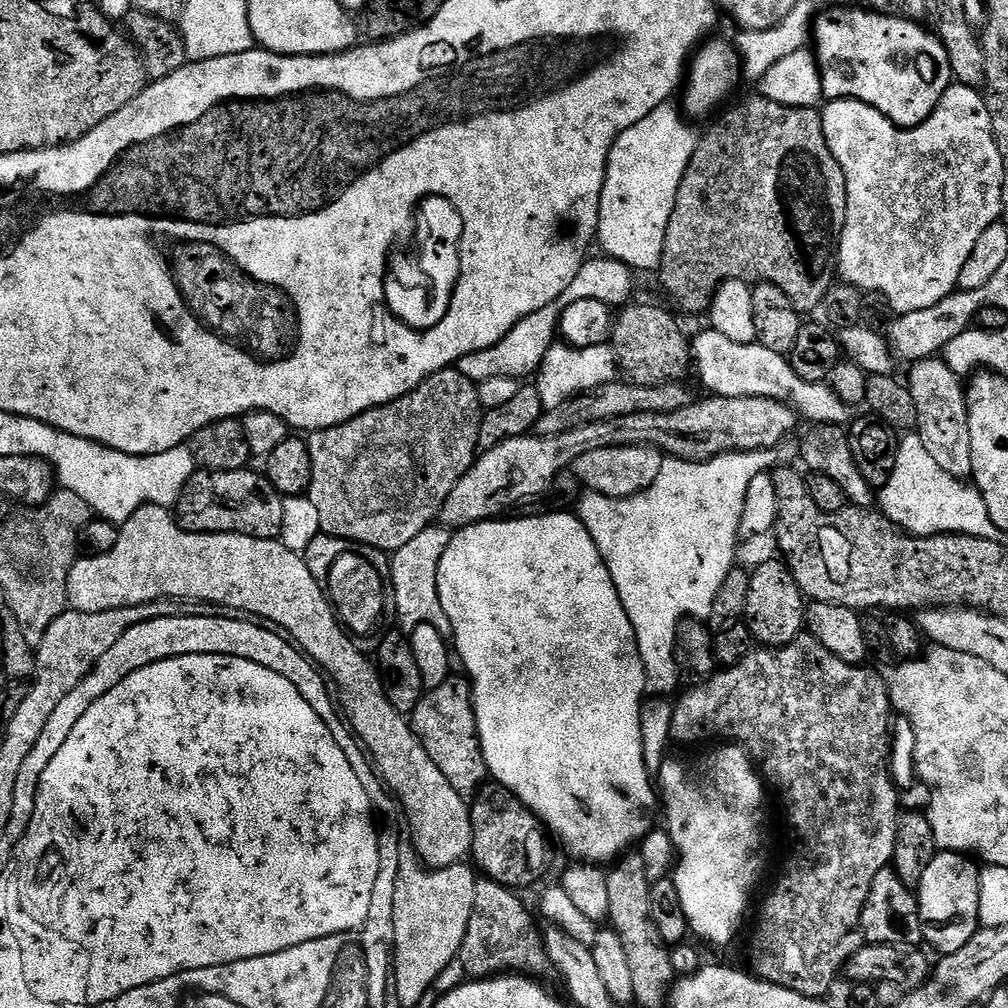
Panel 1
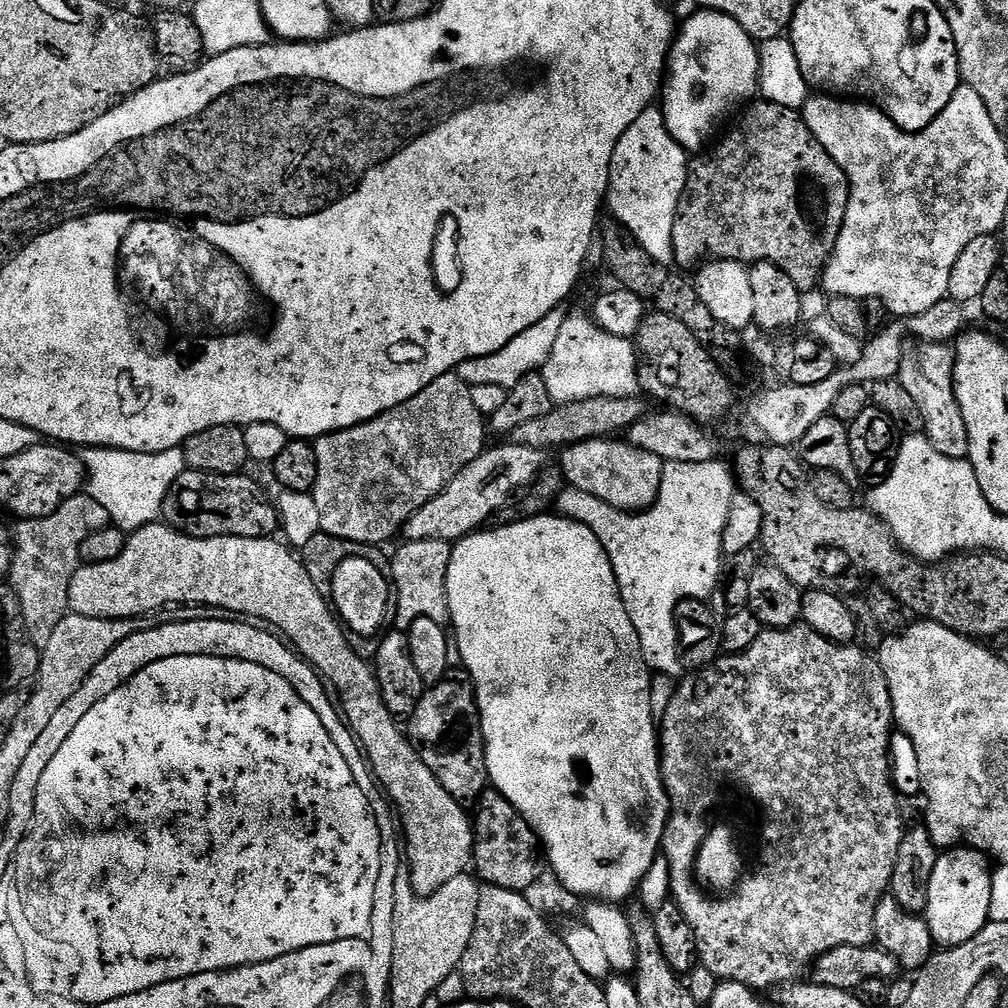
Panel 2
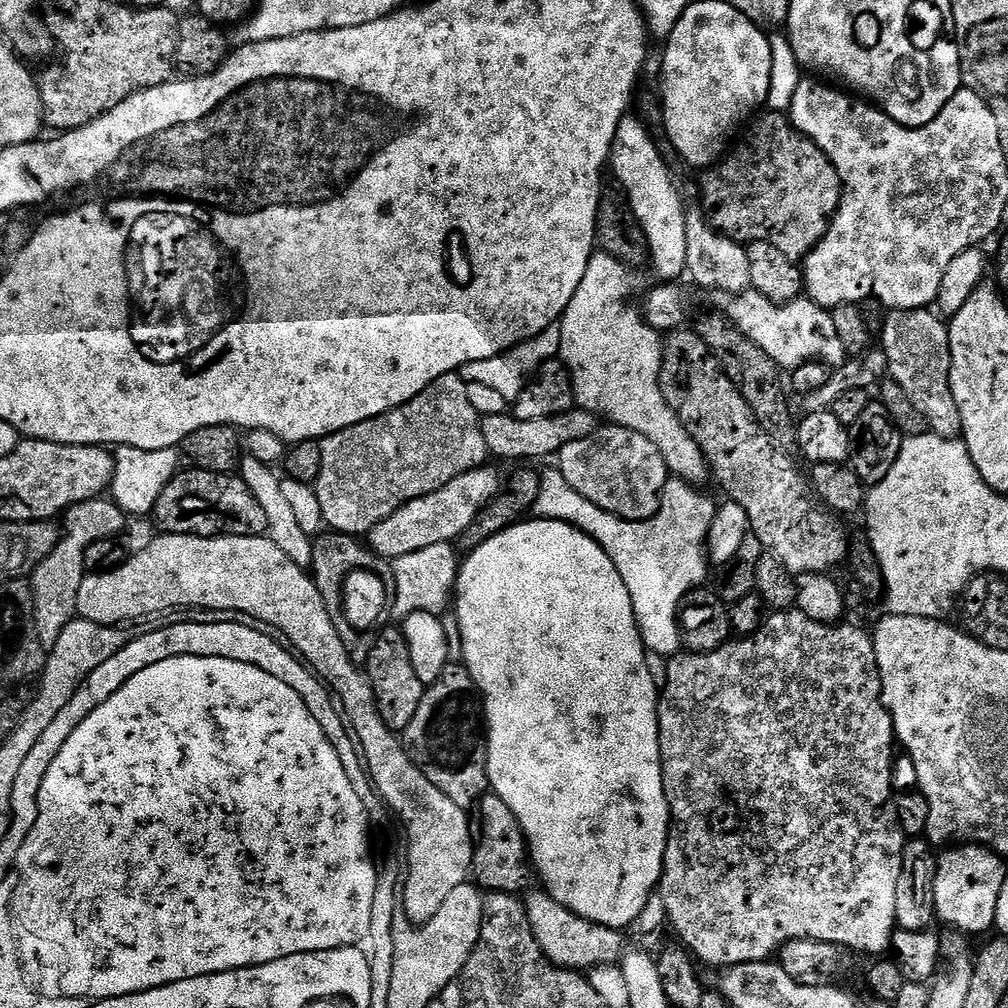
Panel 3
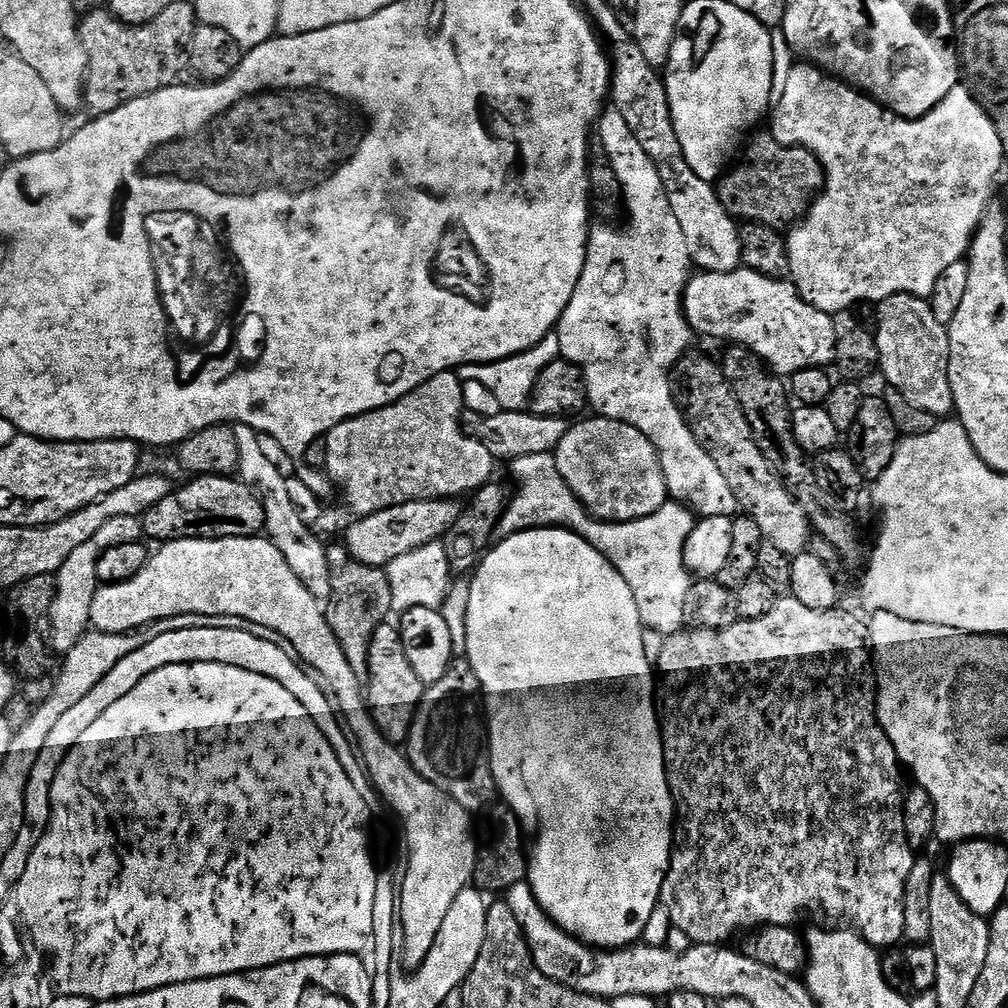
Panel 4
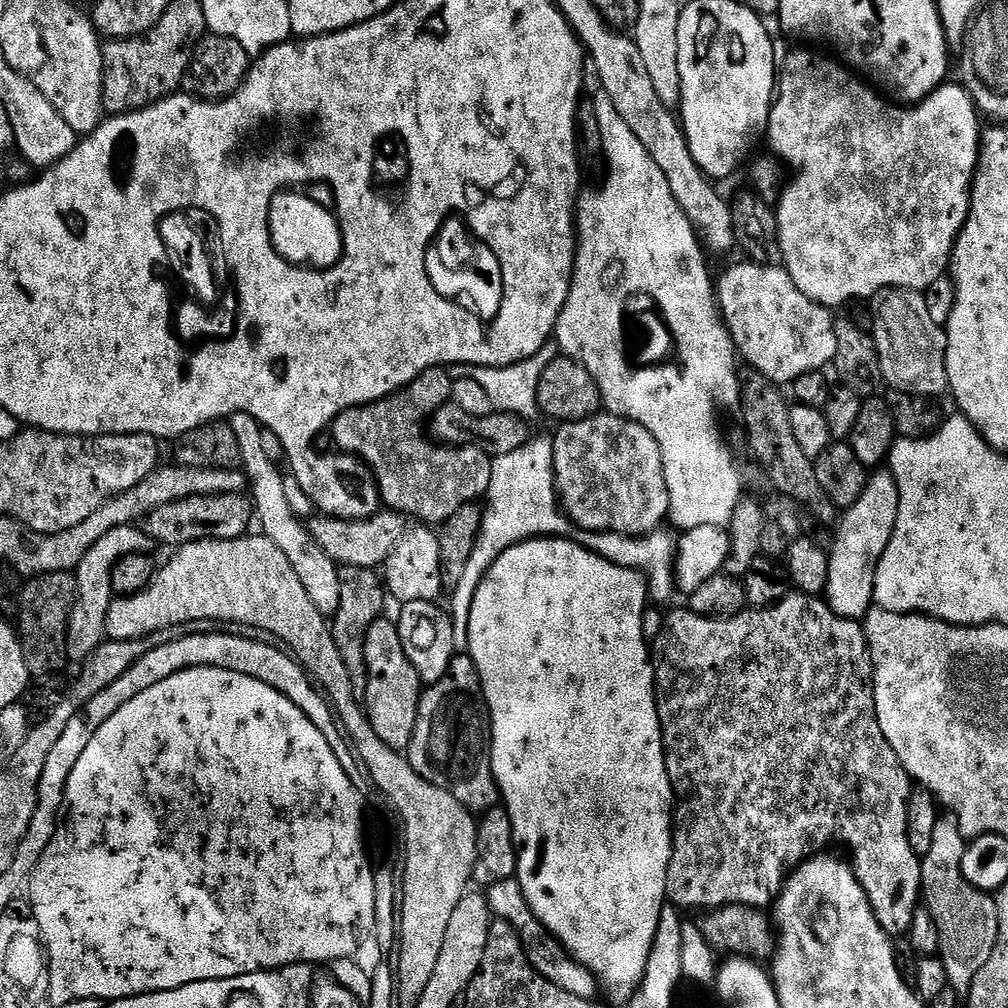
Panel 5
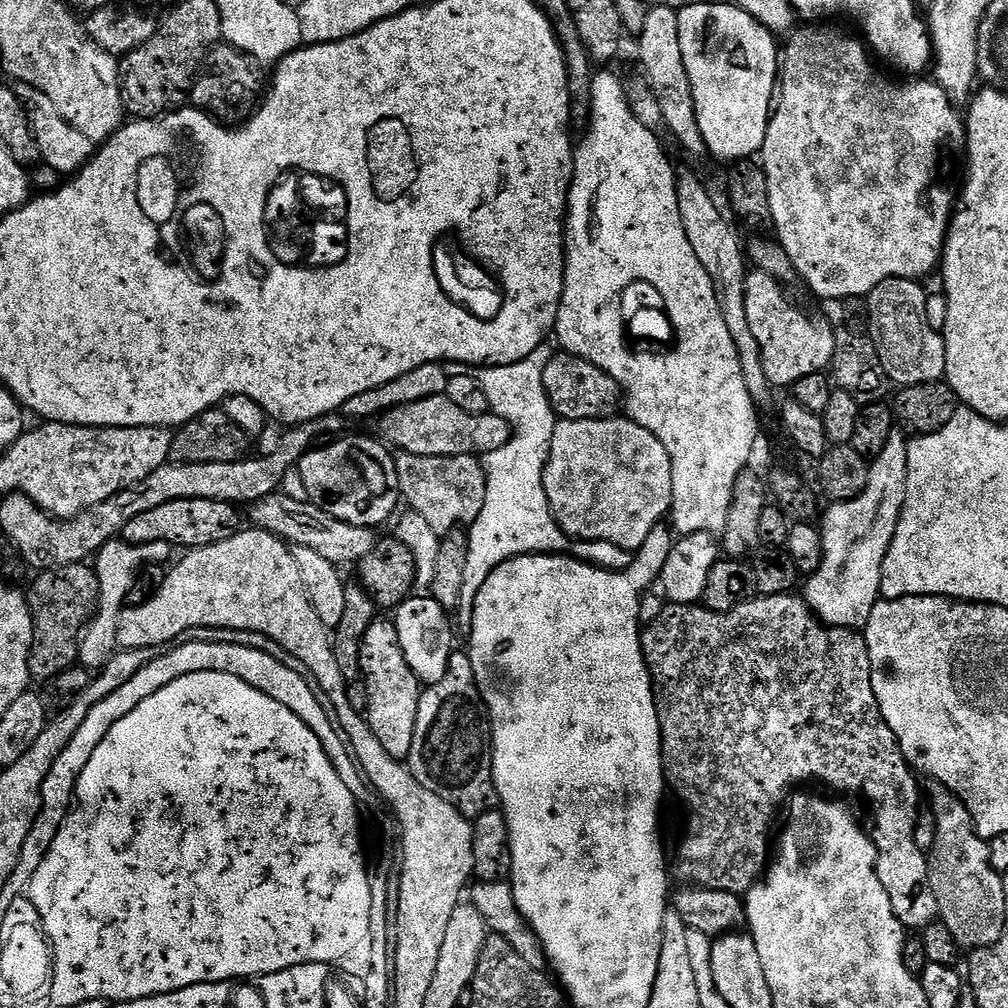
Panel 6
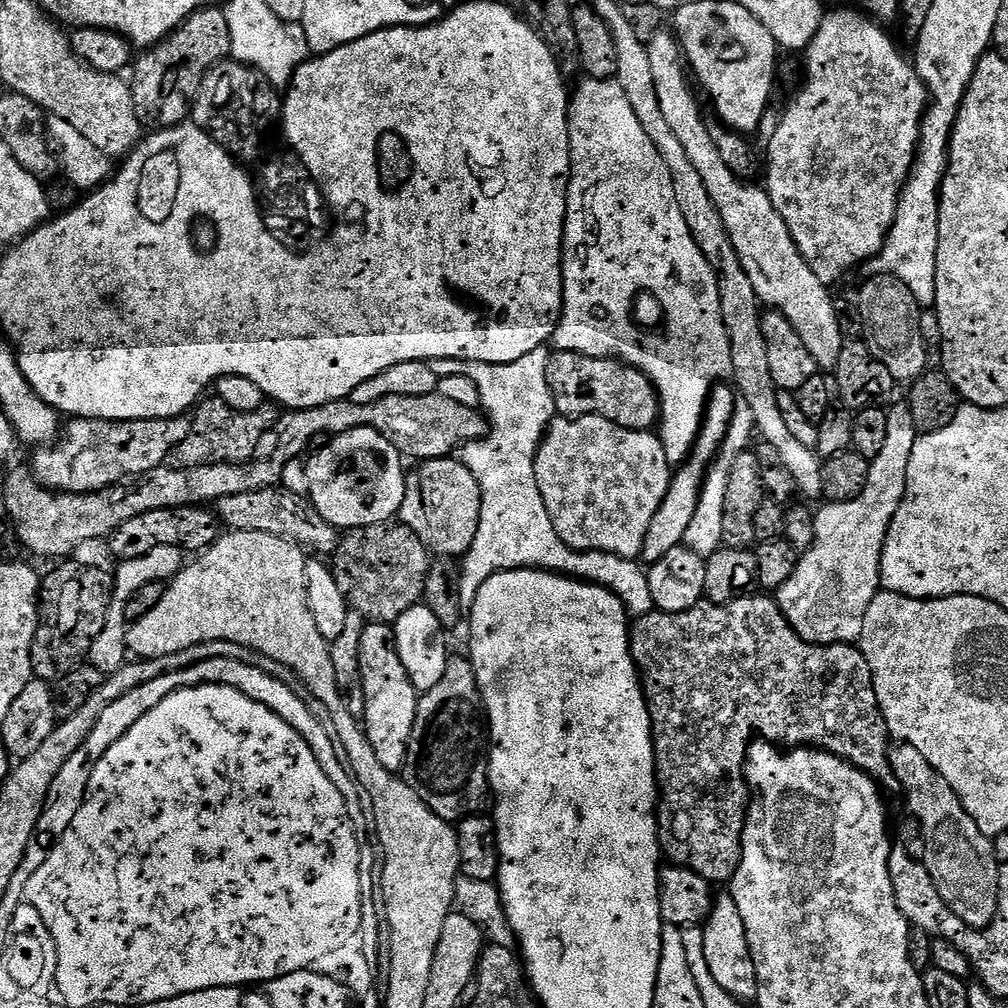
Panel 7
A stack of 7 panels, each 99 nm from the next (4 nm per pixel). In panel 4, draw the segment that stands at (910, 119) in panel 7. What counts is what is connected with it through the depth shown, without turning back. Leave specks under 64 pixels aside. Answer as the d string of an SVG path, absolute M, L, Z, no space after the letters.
M807 62L793 63L790 70L790 78L787 79L786 90L783 91L782 102L773 107L770 112L772 128L770 134L779 144L790 144L794 148L805 148L815 154L824 167L824 188L816 201L808 208L804 219L792 225L786 236L788 257L790 258L790 280L796 285L797 292L810 306L829 314L846 312L855 309L855 304L863 300L879 302L897 296L898 294L910 294L911 296L929 297L938 283L938 278L949 266L963 261L968 255L968 248L972 245L982 218L993 207L992 199L996 196L996 183L1000 180L1000 171L1004 168L1006 154L1002 150L1002 138L998 138L998 130L994 122L988 117L988 111L980 105L979 100L972 95L971 88L958 86L934 106L925 116L919 116L917 120L907 120L904 116L892 112L879 104L877 100L853 88L851 84L845 84L839 76L833 76L825 72L823 68Z

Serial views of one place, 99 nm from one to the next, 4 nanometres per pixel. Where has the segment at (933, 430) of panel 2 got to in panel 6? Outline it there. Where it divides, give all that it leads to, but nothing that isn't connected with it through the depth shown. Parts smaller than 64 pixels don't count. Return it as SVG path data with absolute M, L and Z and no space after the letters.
M887 280L868 293L866 335L878 350L878 358L893 385L909 388L915 384L934 384L944 380L946 350L944 338L926 322L929 293L914 280Z

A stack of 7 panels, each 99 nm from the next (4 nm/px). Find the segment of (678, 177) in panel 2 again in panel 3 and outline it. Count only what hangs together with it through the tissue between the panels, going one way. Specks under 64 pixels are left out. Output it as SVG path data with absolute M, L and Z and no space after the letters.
M635 115L624 116L618 126L612 143L610 172L620 179L619 187L632 204L636 223L646 234L651 267L656 267L661 281L672 282L680 278L676 276L683 277L686 272L686 204L680 201L676 180L659 146L648 133L649 125L639 115Z

